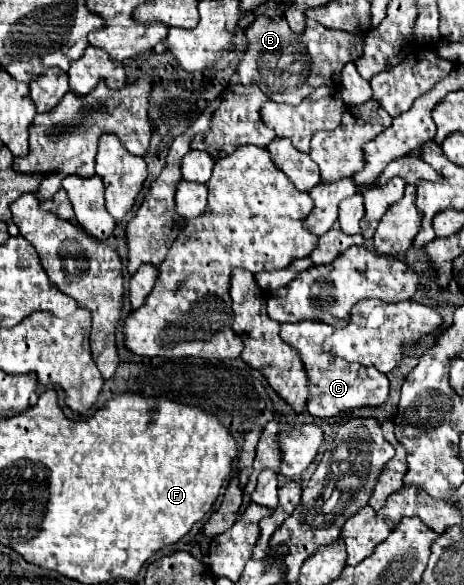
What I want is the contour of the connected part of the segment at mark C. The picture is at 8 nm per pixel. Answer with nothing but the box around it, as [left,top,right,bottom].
[281,323,389,417]

